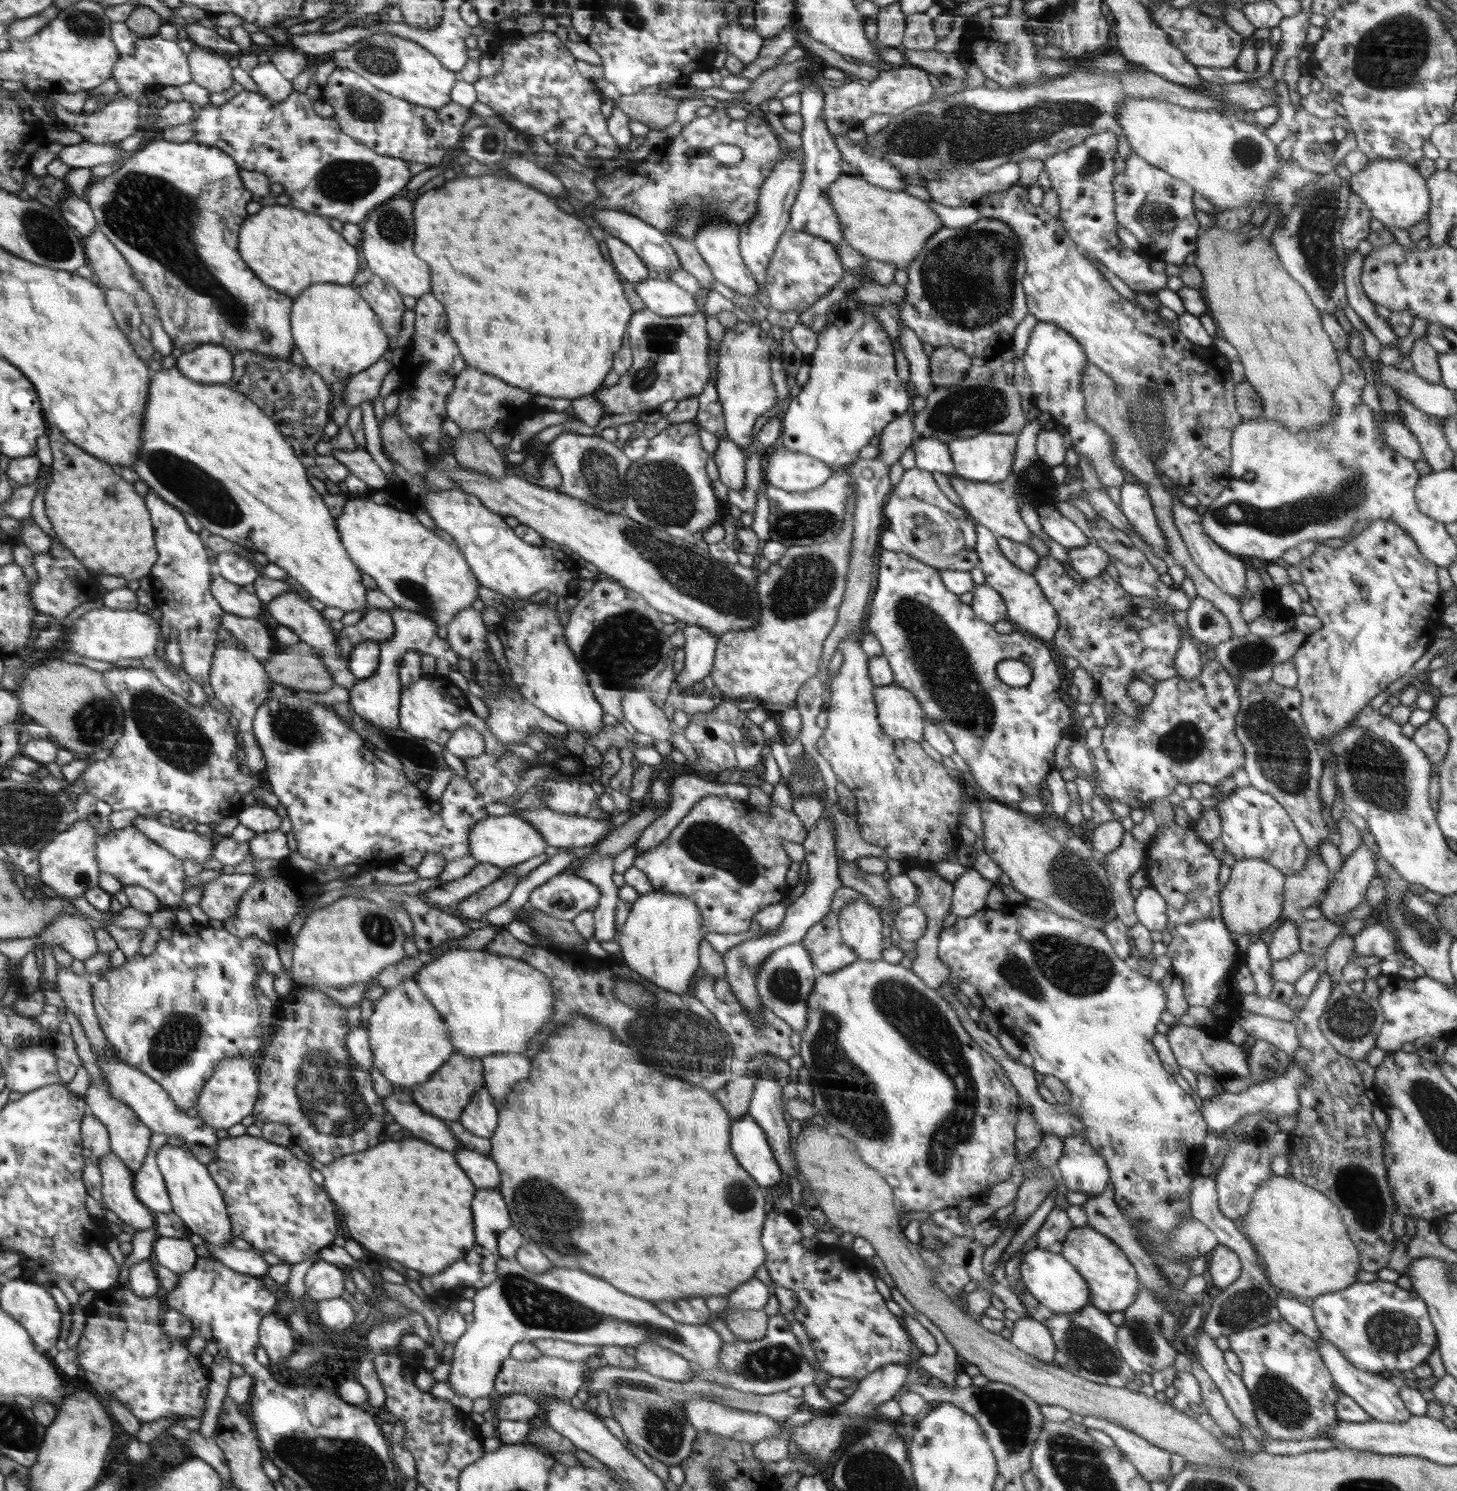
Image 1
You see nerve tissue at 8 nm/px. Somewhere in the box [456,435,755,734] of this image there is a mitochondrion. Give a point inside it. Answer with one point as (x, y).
(621, 648)

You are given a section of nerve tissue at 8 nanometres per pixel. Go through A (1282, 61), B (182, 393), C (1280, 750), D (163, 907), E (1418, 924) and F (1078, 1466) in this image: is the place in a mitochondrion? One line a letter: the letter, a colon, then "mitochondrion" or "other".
A: other
B: other
C: mitochondrion
D: other
E: mitochondrion
F: mitochondrion

